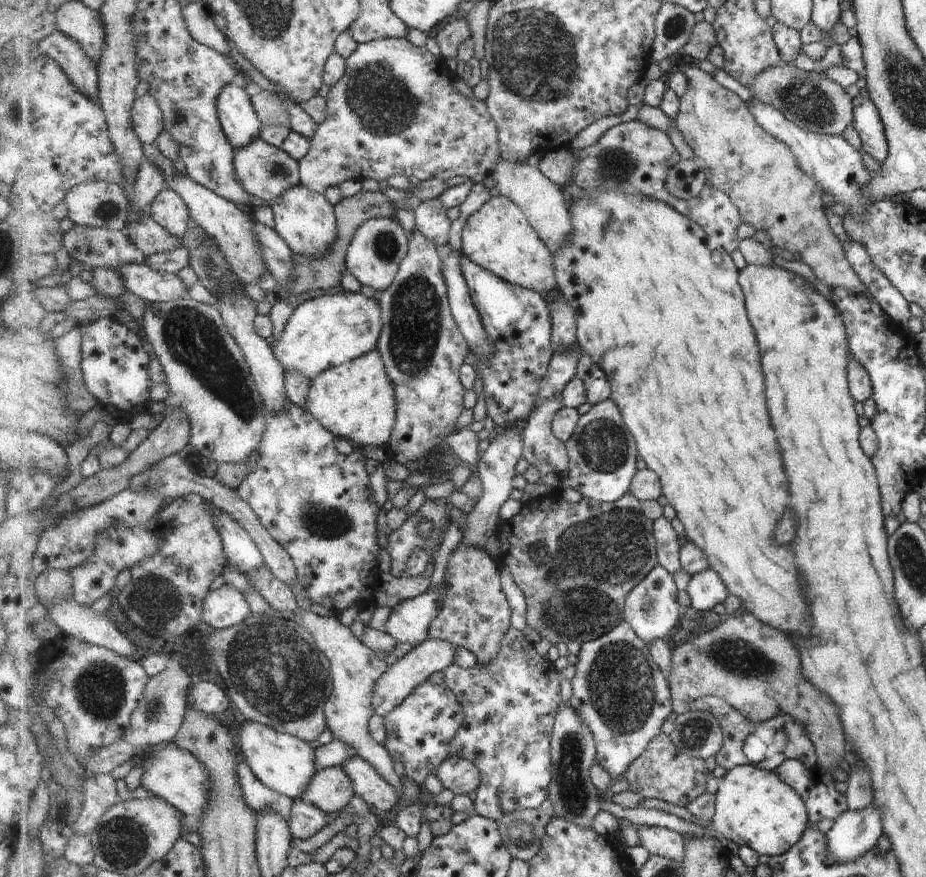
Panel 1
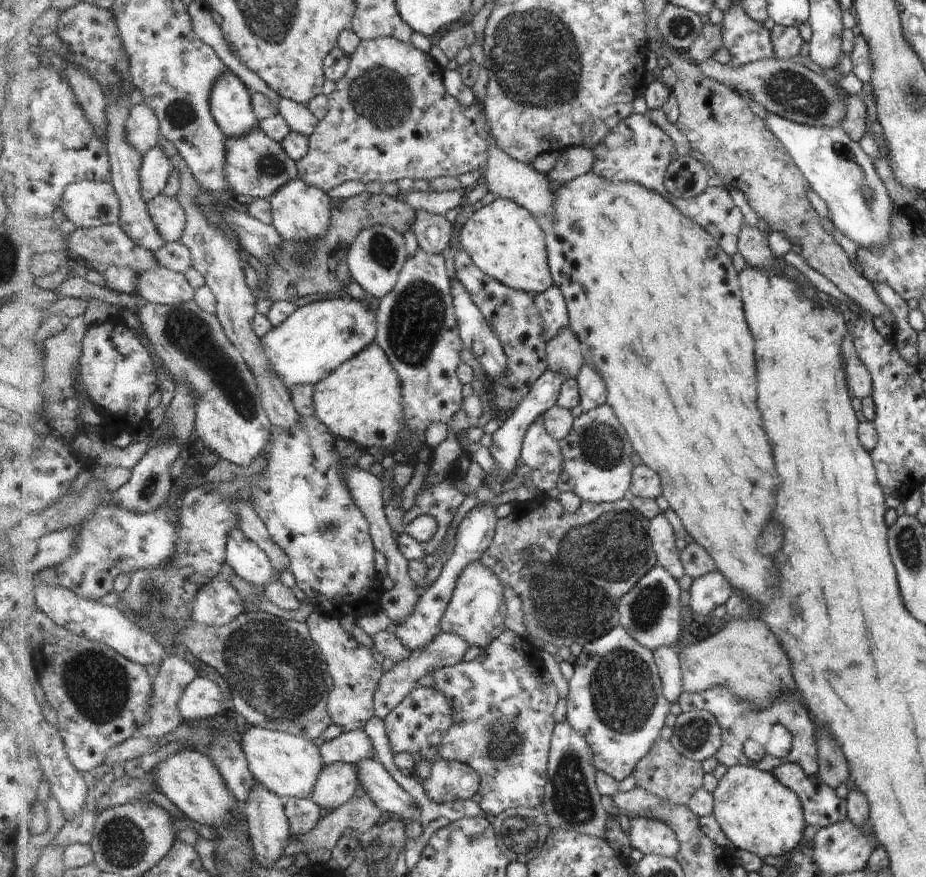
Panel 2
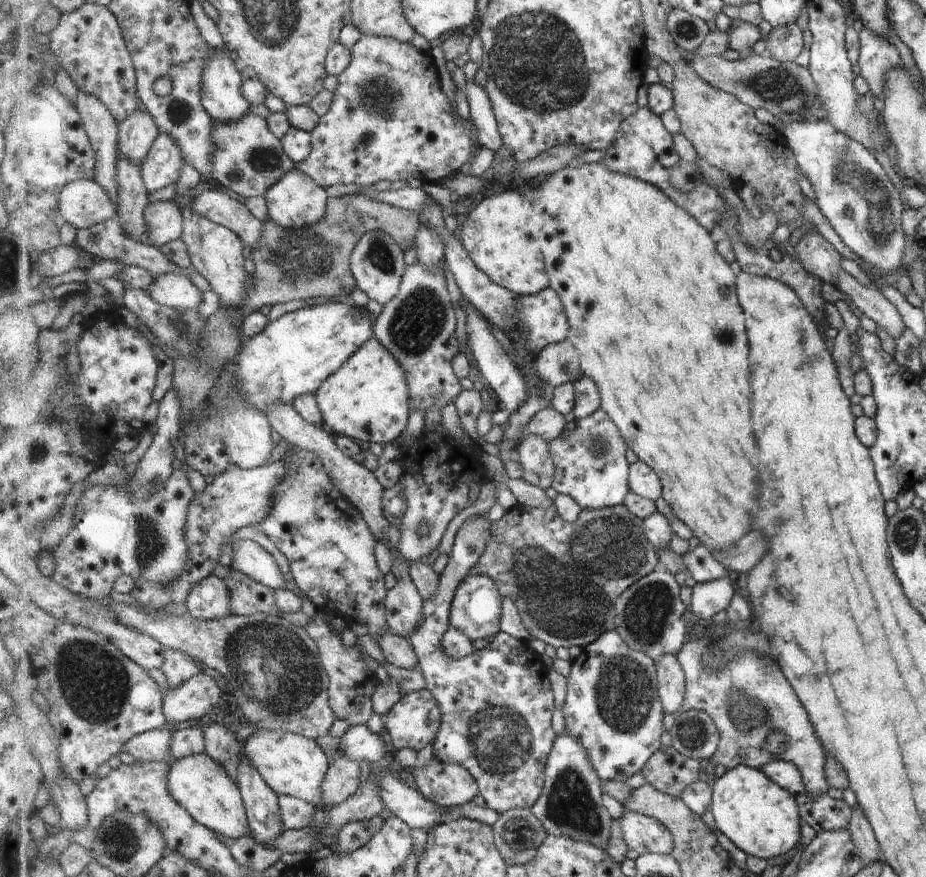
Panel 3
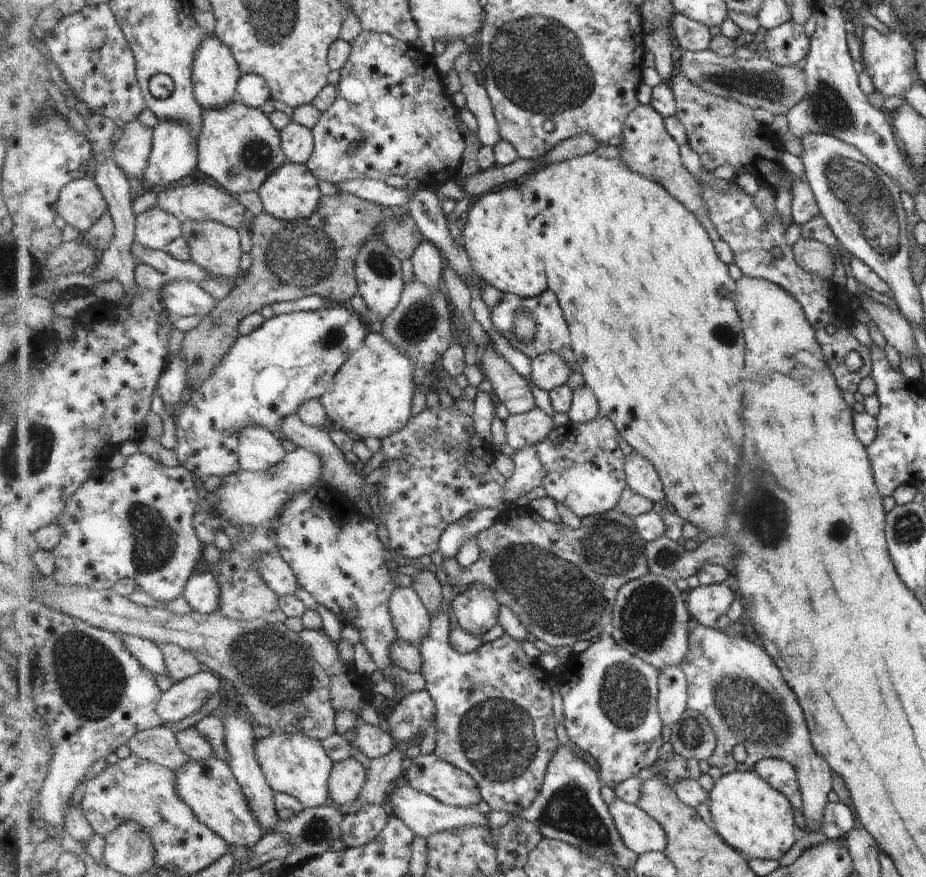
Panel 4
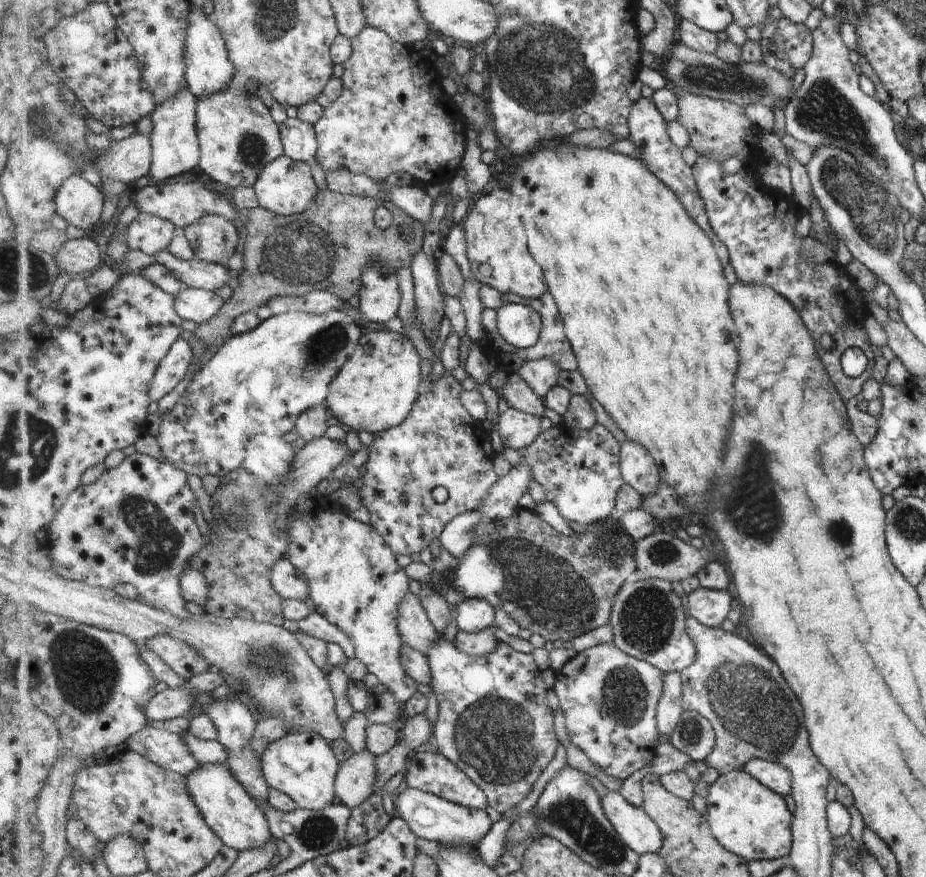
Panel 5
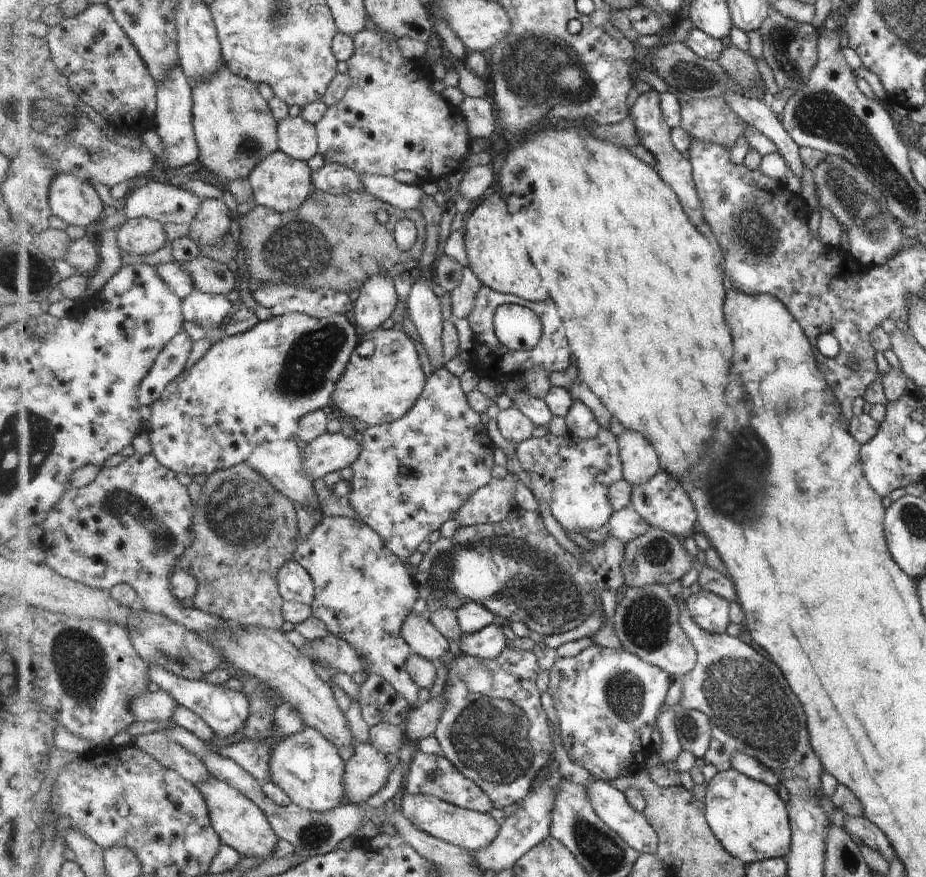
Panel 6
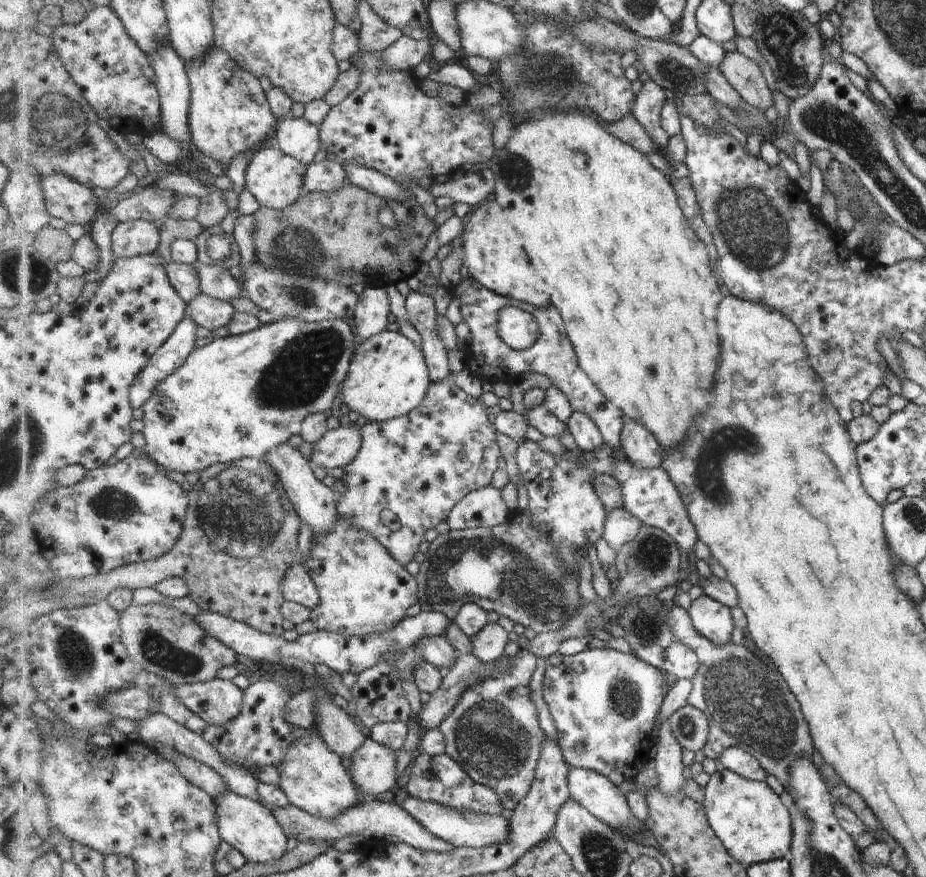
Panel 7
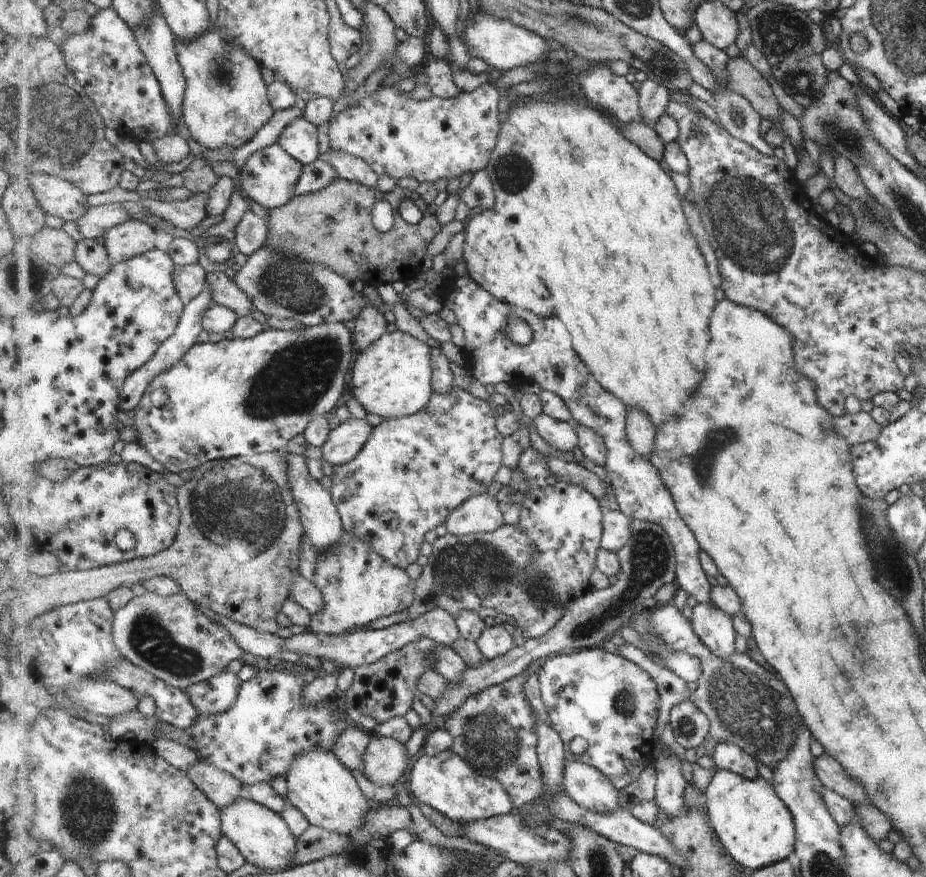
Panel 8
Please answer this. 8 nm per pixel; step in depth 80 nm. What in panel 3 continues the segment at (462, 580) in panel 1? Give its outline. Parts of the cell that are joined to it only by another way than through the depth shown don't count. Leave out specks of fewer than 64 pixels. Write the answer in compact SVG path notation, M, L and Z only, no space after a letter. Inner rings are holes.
M471 572L455 592L450 610L451 628L461 629L473 642L495 638L502 631L503 600L504 596L492 576Z

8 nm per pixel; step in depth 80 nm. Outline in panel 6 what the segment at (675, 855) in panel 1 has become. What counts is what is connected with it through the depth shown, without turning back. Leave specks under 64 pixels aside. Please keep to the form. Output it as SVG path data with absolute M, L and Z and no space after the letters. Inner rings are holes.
M595 779L596 781L586 789L588 790L591 802L598 812L598 815L637 852L641 854L657 854L660 838L644 813L639 812L627 800L625 793L616 789L609 781Z

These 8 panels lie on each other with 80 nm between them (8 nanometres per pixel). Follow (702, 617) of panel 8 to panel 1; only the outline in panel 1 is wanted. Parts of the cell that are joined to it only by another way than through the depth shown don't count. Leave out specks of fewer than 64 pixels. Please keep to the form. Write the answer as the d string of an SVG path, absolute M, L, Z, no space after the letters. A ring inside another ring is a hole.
M711 568L691 576L686 592L693 608L704 614L718 604L725 604L730 595L723 579Z

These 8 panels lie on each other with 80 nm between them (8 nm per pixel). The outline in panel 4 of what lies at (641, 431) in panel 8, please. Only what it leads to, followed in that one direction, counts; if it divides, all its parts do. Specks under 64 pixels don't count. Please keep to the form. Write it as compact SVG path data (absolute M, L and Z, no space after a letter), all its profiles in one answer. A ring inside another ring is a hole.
M633 450L626 457L625 462L626 479L629 487L656 504L659 500L666 501L660 474L650 460Z

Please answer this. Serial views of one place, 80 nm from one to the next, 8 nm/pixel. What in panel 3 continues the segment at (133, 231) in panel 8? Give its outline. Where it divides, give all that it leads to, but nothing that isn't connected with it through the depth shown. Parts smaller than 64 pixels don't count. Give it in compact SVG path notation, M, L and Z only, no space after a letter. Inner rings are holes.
M153 201L145 211L150 244L159 248L182 238L183 214L175 201Z

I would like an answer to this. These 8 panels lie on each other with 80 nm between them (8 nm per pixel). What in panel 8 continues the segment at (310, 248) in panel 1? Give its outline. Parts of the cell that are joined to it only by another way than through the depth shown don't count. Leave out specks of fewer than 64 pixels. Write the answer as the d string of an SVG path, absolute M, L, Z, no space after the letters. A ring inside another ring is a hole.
M279 143L264 148L242 163L240 182L246 194L267 209L280 209L296 198L296 186L304 174L304 164L293 158Z

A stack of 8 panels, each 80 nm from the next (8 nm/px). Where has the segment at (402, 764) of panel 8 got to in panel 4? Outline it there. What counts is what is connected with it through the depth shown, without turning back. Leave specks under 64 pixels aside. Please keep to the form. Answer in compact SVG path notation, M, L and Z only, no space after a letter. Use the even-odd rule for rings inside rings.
M350 756L333 767L329 777L329 802L336 806L356 803L368 780L365 762Z

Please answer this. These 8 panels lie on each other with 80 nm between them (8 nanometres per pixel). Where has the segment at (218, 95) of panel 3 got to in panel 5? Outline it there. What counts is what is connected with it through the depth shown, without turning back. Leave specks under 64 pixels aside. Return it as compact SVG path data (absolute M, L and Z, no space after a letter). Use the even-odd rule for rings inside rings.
M200 8L190 10L186 19L189 23L188 40L186 41L186 72L188 88L197 99L210 97L224 91L232 84L236 76L236 66L229 56L228 46L220 28Z

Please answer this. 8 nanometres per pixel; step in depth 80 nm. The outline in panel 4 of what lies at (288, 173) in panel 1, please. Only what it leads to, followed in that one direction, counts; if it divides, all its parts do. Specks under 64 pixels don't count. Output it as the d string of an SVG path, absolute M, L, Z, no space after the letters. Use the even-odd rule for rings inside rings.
M238 99L220 109L204 109L202 121L202 133L198 138L198 168L229 193L238 195L240 192L258 192L265 181L289 161L282 145L281 133L260 107L249 107Z

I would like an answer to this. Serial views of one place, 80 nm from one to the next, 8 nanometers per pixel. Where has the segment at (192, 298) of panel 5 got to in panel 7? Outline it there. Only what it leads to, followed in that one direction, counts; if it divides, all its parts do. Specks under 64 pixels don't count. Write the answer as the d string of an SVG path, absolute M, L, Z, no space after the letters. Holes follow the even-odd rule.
M203 292L188 302L186 314L199 326L207 330L217 330L229 326L237 312L229 301L213 298Z

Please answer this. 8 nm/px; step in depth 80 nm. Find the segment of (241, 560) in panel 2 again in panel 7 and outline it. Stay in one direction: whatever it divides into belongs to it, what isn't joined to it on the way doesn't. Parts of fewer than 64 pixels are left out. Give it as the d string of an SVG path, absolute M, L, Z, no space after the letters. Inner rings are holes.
M301 563L292 564L281 581L281 590L287 601L295 601L311 610L318 607L320 594L308 570Z

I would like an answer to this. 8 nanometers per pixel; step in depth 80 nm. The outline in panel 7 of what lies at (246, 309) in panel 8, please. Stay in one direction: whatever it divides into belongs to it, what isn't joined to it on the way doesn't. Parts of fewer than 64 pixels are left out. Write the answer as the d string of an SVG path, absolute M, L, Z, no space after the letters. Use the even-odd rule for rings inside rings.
M197 262L193 266L197 269L203 293L229 302L241 296L241 285L231 276L229 269L222 268L218 263L208 265Z

